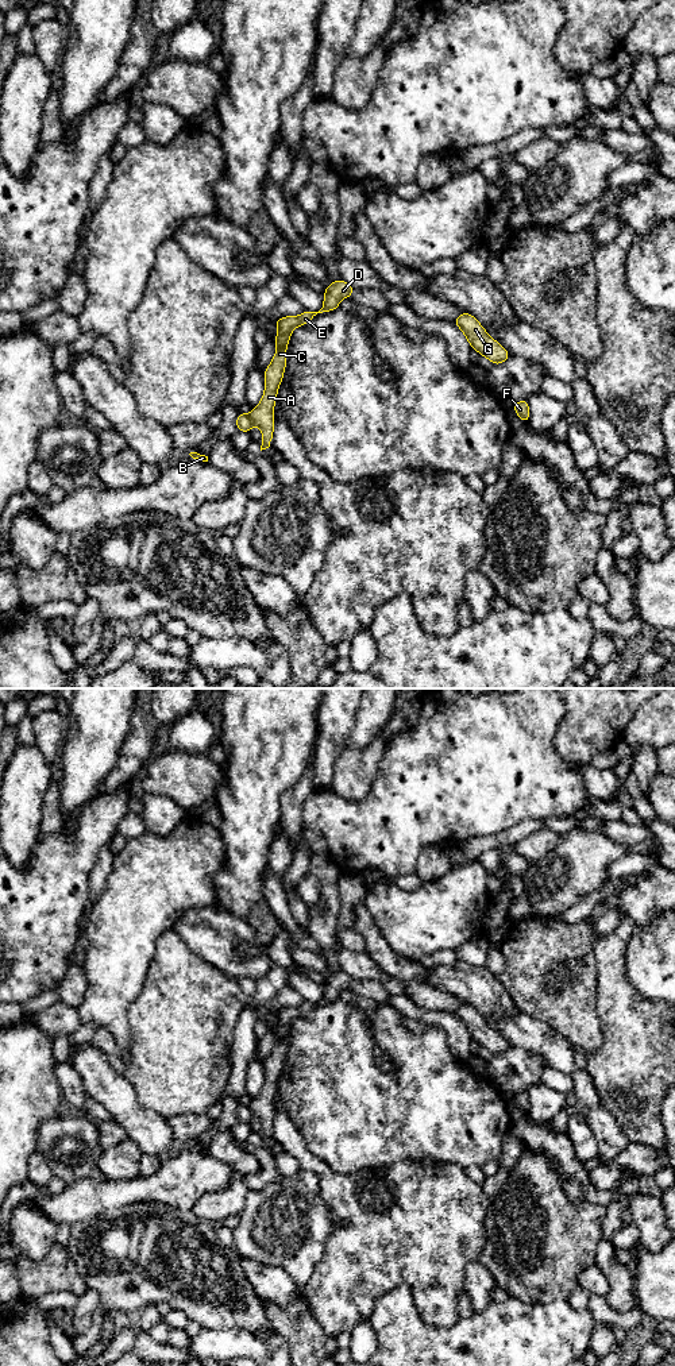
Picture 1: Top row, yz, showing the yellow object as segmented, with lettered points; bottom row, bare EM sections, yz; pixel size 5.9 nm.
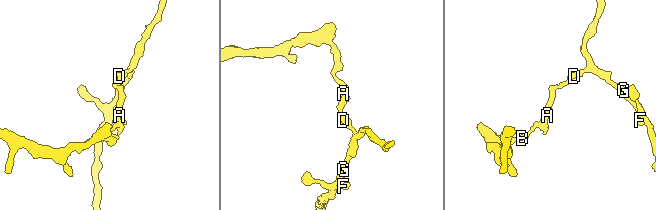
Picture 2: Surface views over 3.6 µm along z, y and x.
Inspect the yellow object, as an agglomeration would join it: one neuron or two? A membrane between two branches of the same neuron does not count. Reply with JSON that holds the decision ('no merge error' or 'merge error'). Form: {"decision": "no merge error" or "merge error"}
{"decision": "merge error"}

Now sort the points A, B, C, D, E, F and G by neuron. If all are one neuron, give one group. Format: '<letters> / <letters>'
A C D E F G / B

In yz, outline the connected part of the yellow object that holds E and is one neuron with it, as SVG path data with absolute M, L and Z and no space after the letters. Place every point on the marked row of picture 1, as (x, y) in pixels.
M343 279L332 282L324 292L324 304L319 312L304 310L301 316L286 316L275 321L277 339L275 339L275 355L271 363L265 370L265 393L256 408L251 409L248 414L254 425L262 431L263 443L261 451L270 447L274 431L274 404L277 400L277 391L284 378L286 366L286 347L292 331L296 327L308 324L317 313L331 312L336 309L340 301L346 297L352 296L354 289Z

